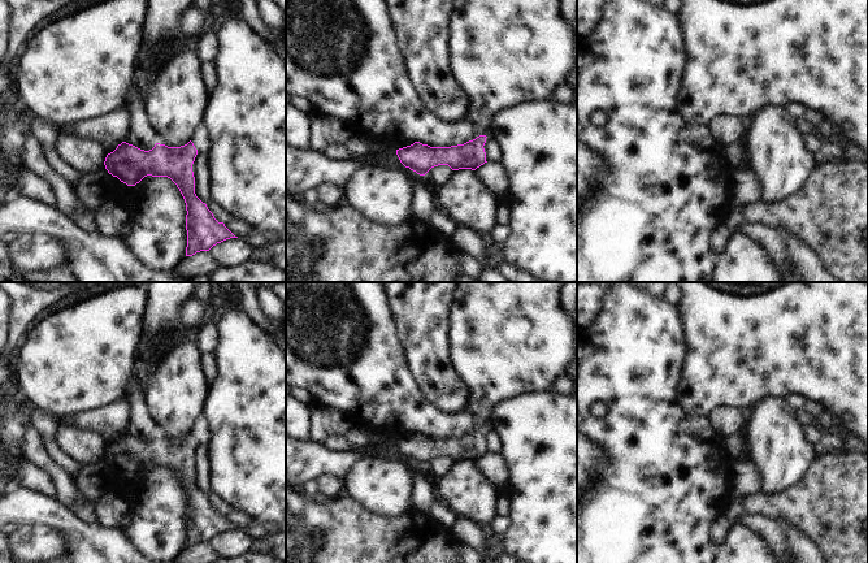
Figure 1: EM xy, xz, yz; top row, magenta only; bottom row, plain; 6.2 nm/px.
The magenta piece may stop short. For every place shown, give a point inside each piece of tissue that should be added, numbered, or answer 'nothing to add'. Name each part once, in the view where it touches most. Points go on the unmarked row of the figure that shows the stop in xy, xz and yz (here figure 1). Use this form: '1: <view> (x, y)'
nothing to add

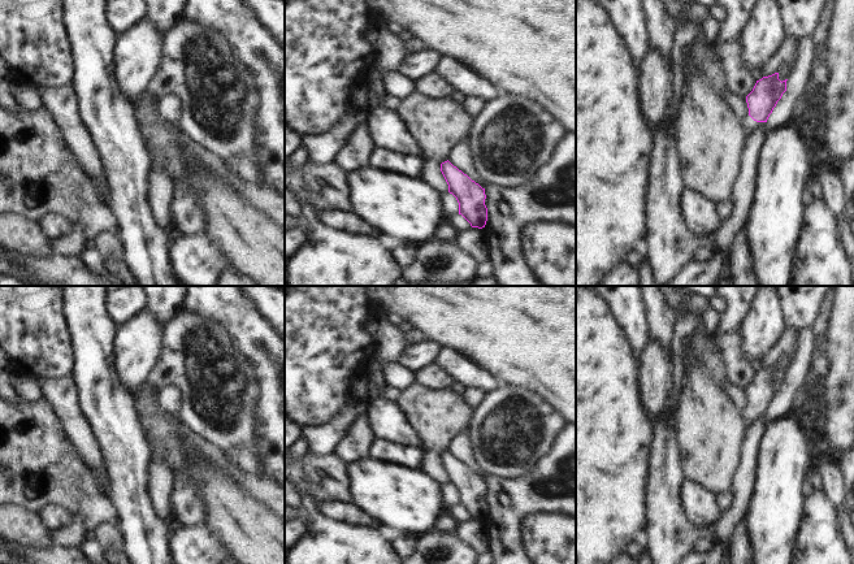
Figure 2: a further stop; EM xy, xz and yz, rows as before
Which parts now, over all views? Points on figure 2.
1: yz (750, 417)

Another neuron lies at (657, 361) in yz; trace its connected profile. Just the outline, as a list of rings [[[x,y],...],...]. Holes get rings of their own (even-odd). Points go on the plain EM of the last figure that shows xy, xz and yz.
[[[649,335],[640,359],[640,392],[645,411],[656,418],[673,390],[673,352]]]

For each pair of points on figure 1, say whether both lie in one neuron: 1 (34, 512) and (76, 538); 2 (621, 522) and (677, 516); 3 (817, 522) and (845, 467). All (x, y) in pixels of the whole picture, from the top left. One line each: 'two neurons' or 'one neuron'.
1: one neuron
2: one neuron
3: one neuron

